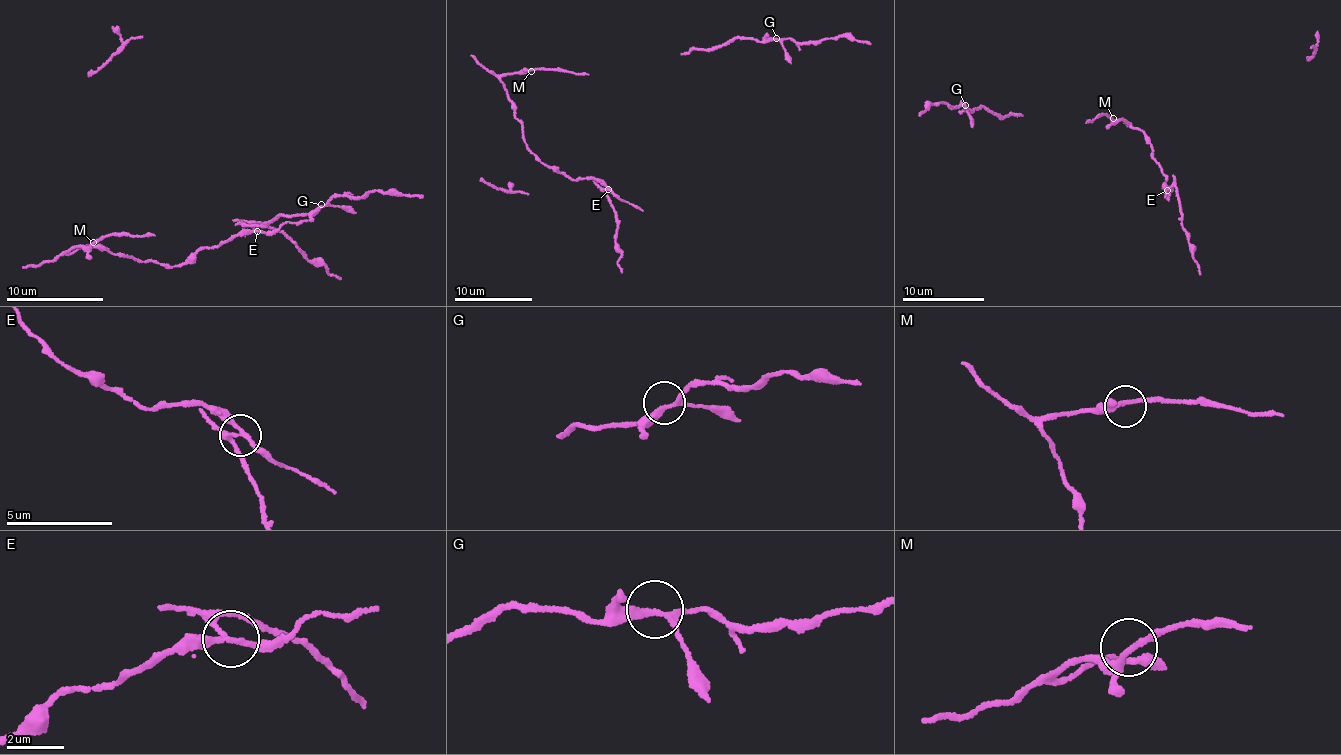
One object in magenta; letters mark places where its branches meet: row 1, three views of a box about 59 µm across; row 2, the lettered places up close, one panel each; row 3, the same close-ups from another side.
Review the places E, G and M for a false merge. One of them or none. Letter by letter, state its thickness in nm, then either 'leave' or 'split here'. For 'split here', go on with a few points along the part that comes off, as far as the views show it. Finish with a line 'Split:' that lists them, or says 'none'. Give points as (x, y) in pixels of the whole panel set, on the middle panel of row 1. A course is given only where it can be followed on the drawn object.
E: 160 nm | split here | (607, 189), (603, 190), (607, 194), (618, 225), (614, 235), (621, 272)
G: 200 nm | leave
M: 170 nm | leave
Split: E

